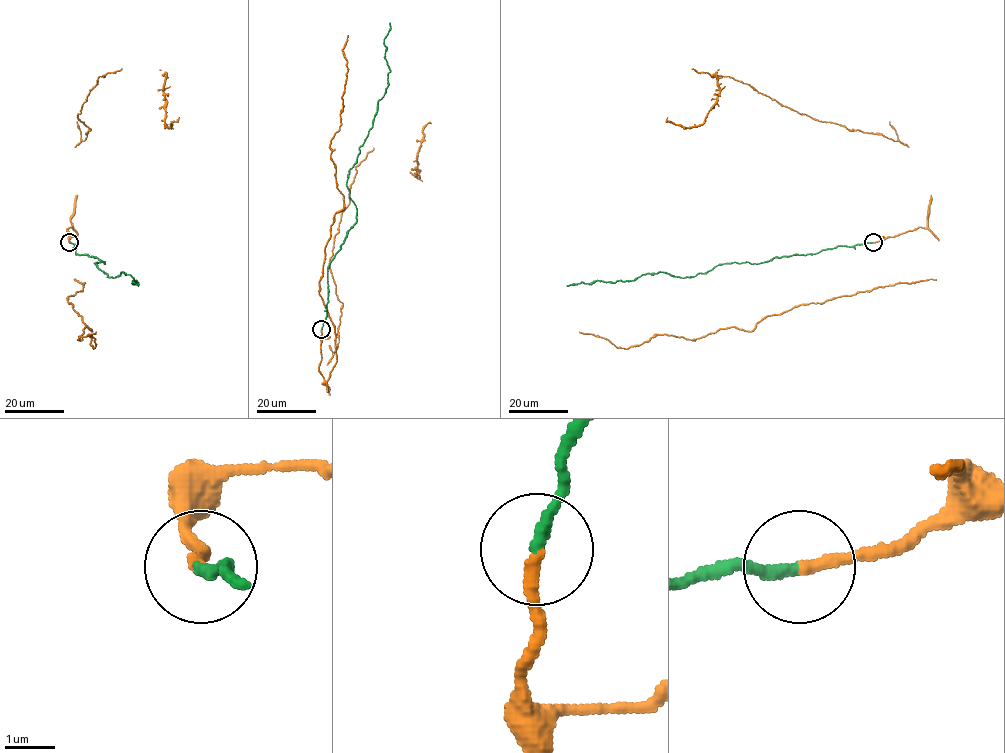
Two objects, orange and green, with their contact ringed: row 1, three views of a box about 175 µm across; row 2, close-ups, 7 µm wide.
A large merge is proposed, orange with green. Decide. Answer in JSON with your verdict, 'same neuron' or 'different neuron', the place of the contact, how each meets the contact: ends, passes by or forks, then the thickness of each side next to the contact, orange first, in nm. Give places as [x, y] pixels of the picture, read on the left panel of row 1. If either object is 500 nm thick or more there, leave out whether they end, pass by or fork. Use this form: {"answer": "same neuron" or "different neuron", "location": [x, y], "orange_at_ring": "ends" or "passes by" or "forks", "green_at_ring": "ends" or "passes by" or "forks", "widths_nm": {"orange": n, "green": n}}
{"answer": "same neuron", "location": [69, 242], "orange_at_ring": "ends", "green_at_ring": "ends", "widths_nm": {"orange": 240, "green": 240}}

